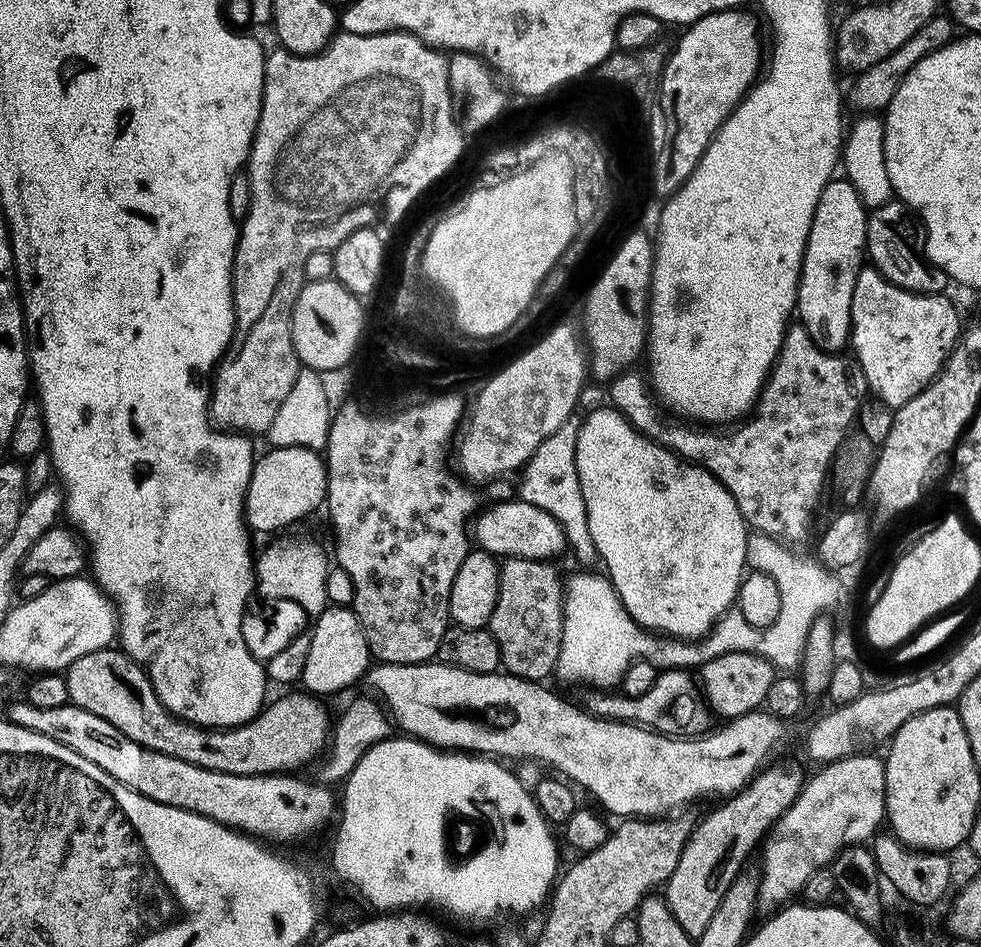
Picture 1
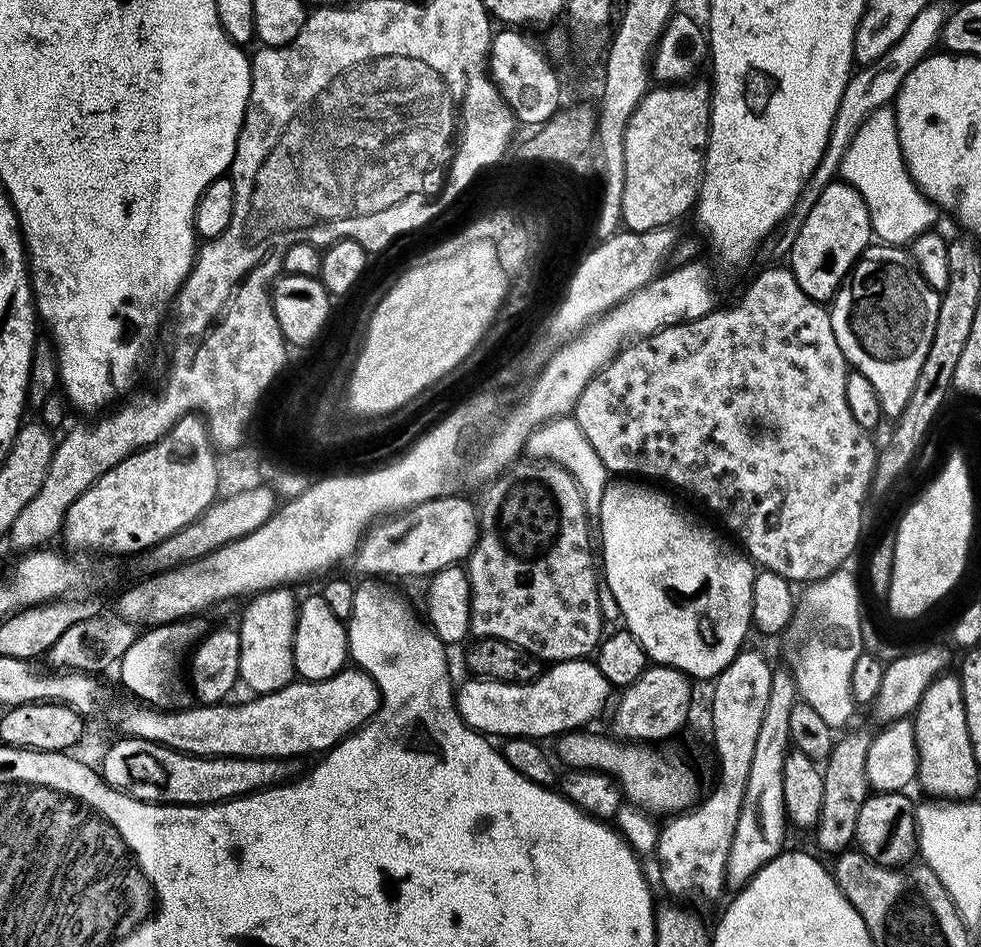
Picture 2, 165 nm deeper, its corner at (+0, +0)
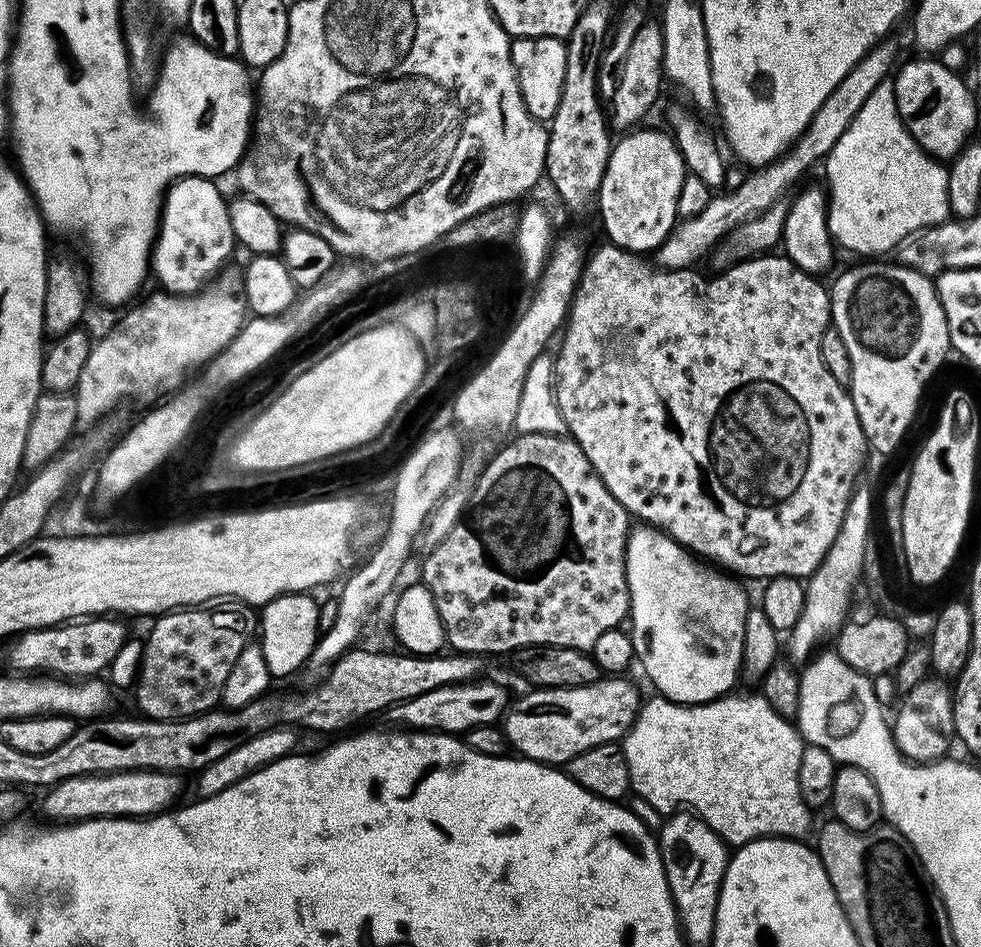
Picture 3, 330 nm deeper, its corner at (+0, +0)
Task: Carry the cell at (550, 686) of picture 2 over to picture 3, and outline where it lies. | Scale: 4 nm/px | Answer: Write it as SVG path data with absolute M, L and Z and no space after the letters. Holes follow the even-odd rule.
M477 678L463 684L438 686L438 690L426 690L426 694L418 694L418 698L404 700L389 708L387 719L393 720L393 725L403 726L408 730L427 730L430 732L446 732L449 734L464 734L468 729L480 724L495 725L503 717L509 707L510 699L504 693L500 684L492 680Z

